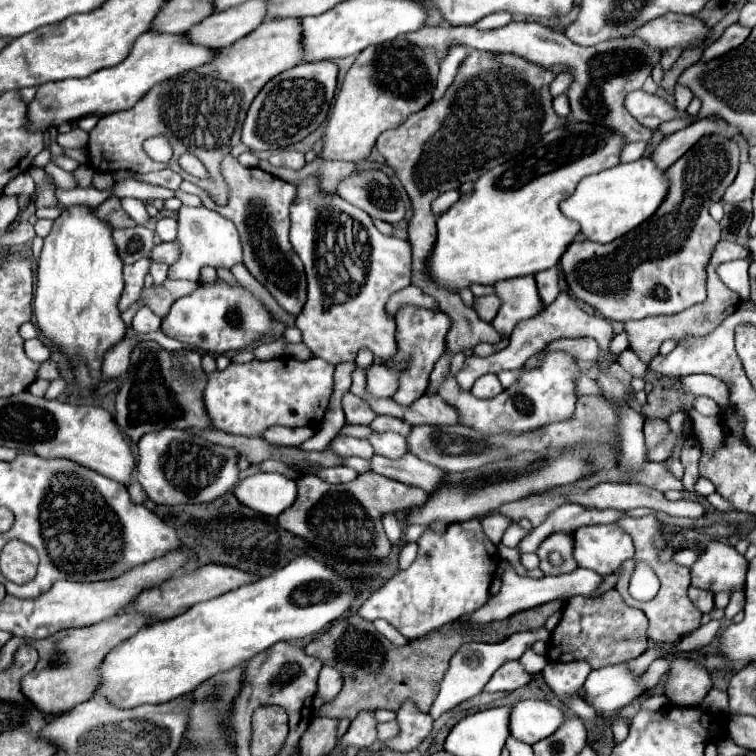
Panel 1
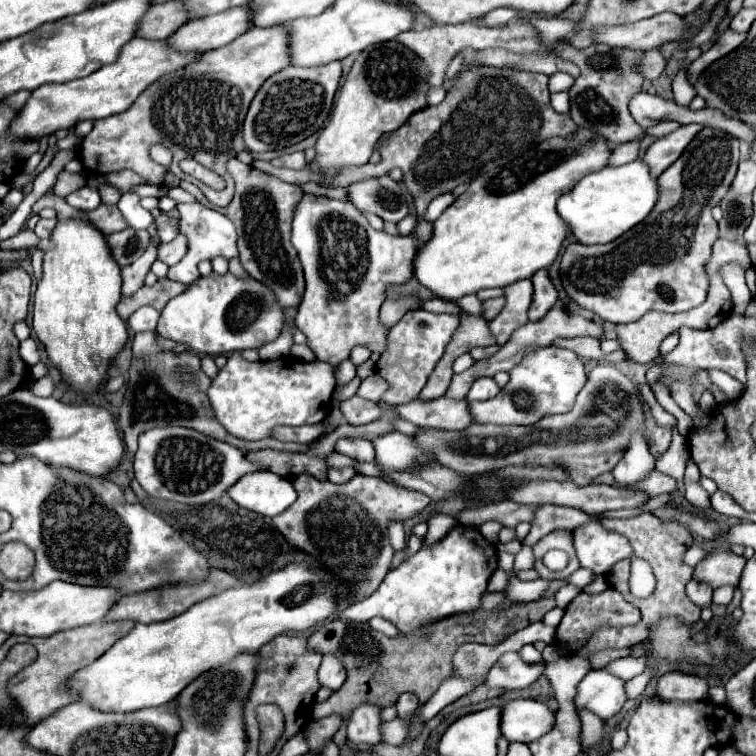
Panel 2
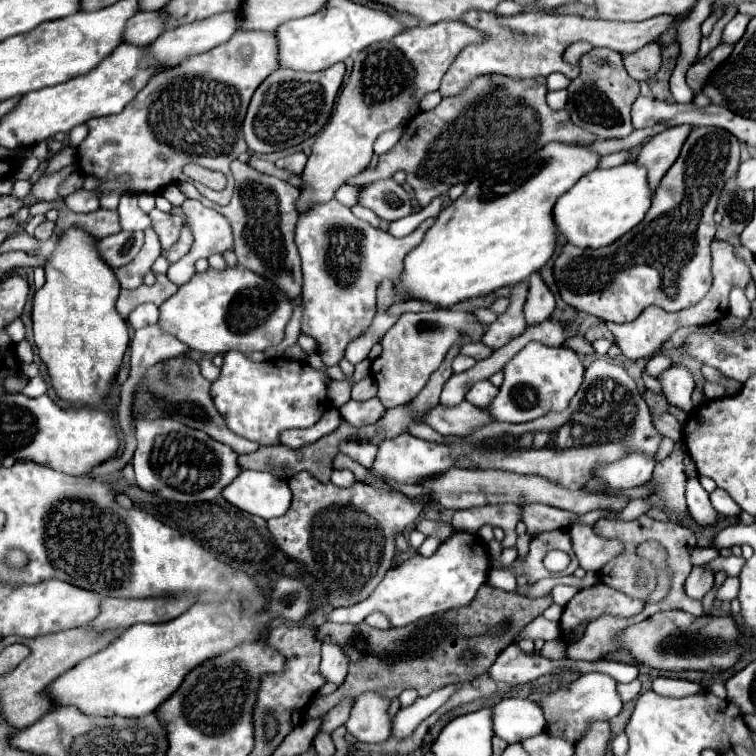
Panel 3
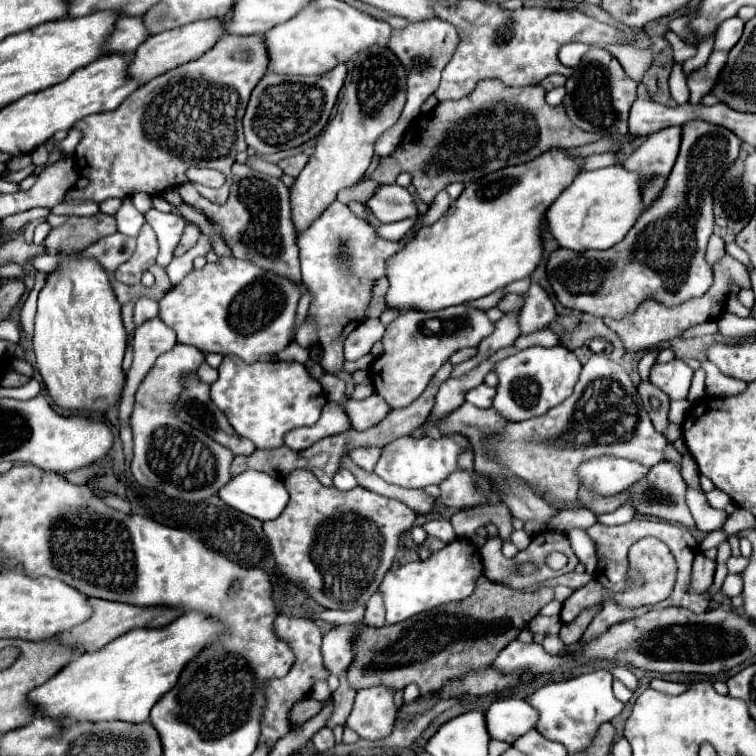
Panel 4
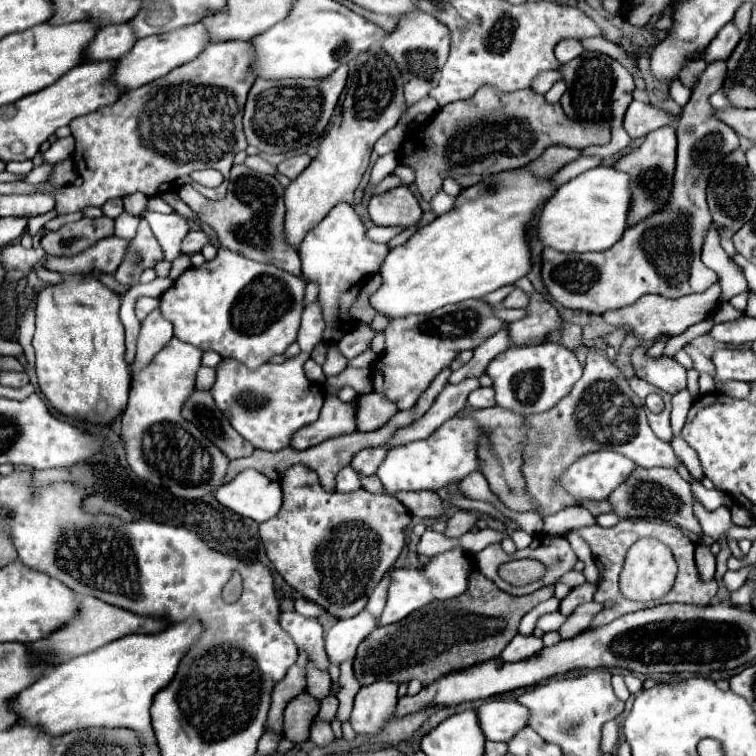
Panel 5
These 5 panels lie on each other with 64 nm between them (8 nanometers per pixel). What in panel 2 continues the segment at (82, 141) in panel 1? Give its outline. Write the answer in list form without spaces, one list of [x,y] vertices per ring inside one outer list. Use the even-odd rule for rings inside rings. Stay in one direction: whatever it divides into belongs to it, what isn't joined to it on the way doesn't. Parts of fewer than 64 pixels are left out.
[[[73,131],[69,132],[66,138],[59,139],[57,146],[60,150],[76,149],[81,144],[83,138],[78,137]]]

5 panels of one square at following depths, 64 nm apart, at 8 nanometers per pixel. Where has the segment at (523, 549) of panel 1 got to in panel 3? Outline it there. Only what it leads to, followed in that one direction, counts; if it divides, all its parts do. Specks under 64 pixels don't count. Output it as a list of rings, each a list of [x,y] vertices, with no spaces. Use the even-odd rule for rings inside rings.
[[[528,504],[522,506],[522,520],[528,526],[528,534],[534,538],[542,532],[548,530],[558,530],[558,528],[570,528],[570,524],[578,518],[578,514],[560,510],[554,506],[544,506],[544,504]]]

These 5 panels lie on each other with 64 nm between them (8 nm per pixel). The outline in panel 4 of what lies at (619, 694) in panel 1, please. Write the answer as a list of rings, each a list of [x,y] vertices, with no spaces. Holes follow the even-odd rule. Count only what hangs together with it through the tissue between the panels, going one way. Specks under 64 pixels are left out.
[[[594,670],[564,682],[542,686],[540,690],[526,698],[540,712],[536,730],[544,738],[564,744],[570,754],[584,750],[592,742],[598,726],[610,722],[624,708],[624,704],[612,694],[612,680],[614,678],[608,670]]]

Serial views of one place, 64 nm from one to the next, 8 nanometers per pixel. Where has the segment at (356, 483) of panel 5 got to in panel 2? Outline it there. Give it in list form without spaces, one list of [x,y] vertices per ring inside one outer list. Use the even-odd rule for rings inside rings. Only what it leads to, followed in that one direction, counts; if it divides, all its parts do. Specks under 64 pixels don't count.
[[[330,468],[330,470],[328,470],[328,480],[330,480],[332,484],[344,484],[344,482],[348,482],[354,474],[356,474],[354,468],[340,468],[340,470]]]

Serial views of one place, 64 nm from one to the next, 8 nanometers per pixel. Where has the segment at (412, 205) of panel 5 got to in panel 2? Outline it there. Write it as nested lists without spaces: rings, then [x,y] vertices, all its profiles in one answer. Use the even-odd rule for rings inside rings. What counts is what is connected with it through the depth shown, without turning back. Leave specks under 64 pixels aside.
[[[390,176],[366,178],[346,188],[348,200],[358,208],[380,216],[384,222],[400,222],[408,214],[400,186]]]

